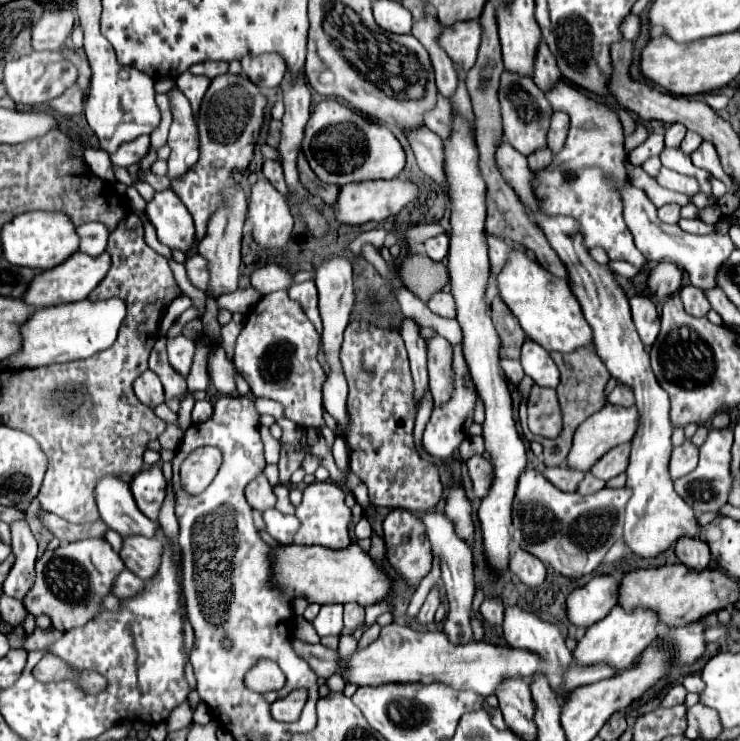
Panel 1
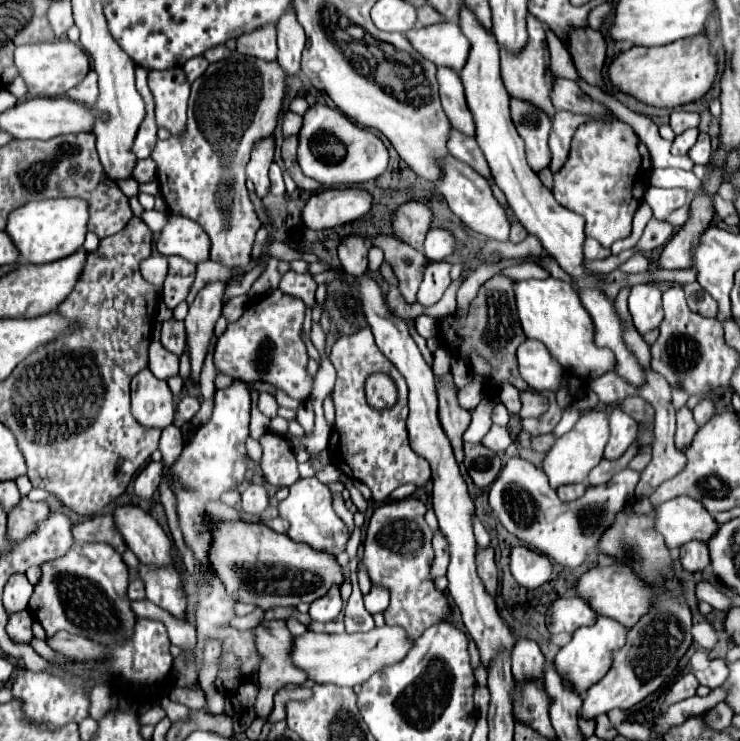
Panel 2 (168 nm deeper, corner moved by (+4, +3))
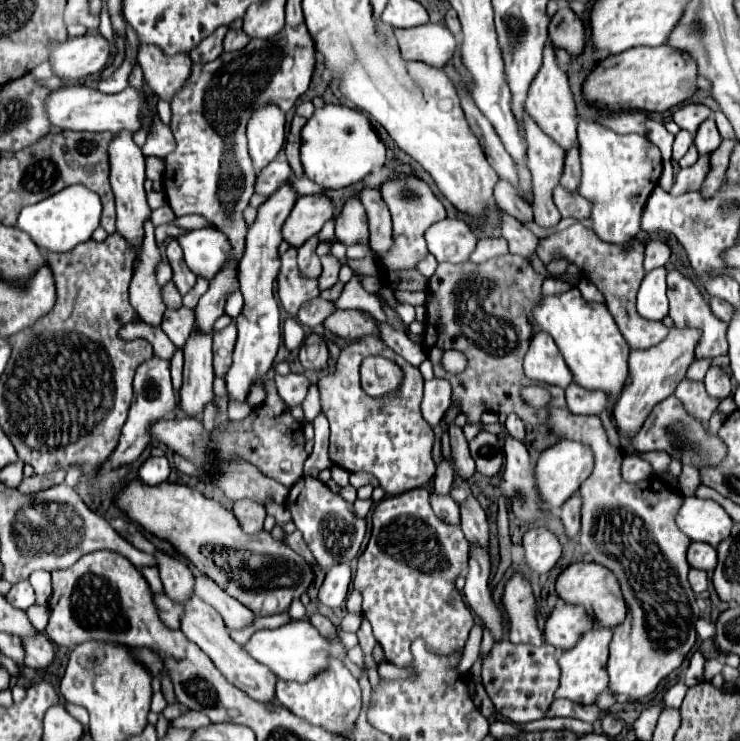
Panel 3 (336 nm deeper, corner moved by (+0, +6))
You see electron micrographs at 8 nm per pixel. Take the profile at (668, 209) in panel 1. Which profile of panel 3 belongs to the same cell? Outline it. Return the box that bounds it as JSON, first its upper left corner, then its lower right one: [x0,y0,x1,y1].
[671,155,709,195]

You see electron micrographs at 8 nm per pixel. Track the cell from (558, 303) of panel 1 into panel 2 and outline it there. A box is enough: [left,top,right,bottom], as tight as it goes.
[515,278,615,380]

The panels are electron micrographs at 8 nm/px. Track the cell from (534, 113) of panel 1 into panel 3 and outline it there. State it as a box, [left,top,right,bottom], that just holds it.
[525,115,565,227]

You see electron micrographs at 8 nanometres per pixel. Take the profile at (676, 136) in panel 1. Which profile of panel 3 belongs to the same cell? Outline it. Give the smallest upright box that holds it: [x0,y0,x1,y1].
[673,103,711,135]

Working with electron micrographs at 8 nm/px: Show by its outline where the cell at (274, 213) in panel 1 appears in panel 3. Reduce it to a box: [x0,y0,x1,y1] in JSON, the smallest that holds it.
[247,107,285,171]

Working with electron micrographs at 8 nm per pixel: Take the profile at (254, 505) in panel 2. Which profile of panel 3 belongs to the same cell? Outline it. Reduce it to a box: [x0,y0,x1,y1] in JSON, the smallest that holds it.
[233,501,265,533]

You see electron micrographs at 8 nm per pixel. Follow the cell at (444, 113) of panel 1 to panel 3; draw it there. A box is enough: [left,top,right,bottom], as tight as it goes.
[495,181,533,223]

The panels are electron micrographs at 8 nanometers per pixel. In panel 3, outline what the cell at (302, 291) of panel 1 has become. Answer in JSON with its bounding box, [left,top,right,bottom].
[297,235,321,277]

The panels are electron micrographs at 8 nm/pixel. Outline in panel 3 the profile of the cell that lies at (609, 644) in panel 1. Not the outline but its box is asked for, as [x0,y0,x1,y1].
[557,627,611,705]

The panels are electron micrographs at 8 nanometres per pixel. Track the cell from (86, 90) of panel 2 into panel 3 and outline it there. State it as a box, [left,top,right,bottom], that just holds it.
[99,61,131,93]

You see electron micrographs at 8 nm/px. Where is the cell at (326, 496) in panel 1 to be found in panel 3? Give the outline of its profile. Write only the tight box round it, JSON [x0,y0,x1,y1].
[285,477,367,571]

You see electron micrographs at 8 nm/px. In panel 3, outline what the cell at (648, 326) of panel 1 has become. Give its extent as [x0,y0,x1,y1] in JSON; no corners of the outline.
[637,267,667,321]

